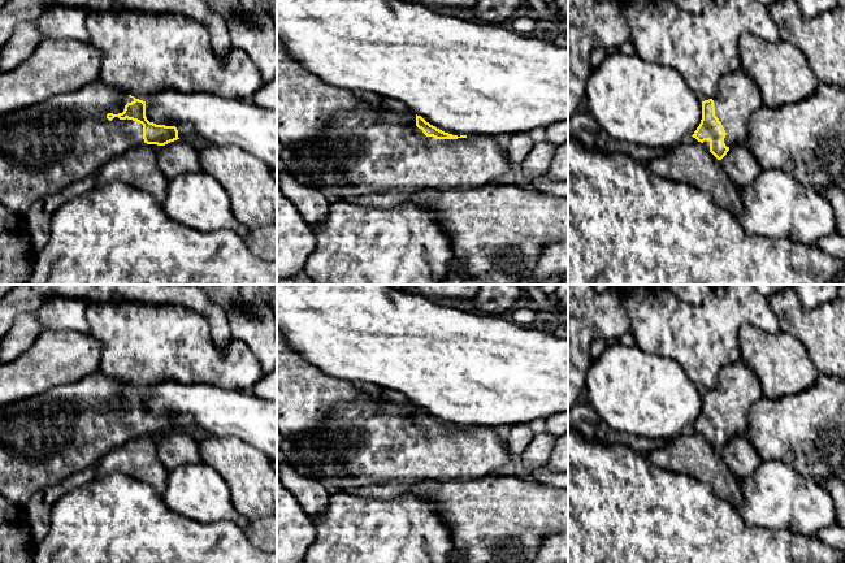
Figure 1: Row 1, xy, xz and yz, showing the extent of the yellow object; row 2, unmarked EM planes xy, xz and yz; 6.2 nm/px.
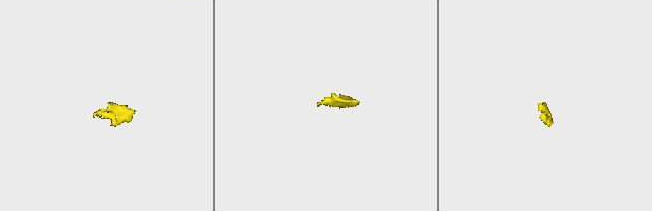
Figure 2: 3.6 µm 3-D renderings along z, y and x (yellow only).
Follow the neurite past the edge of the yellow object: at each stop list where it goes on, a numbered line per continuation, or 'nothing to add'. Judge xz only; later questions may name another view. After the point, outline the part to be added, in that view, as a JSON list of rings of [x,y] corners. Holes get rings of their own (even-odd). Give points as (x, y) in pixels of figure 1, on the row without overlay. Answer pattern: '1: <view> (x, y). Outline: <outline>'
1: xz (375, 441). Outline: [[[364,393],[352,402],[341,402],[334,415],[324,424],[324,436],[316,438],[302,438],[294,442],[283,438],[277,451],[277,463],[290,464],[302,475],[317,480],[332,476],[351,476],[359,484],[373,485],[387,481],[416,482],[421,480],[438,481],[471,481],[497,475],[497,471],[511,463],[511,452],[506,442],[498,438],[495,429],[473,426],[469,430],[436,430],[426,428],[416,417],[416,406],[411,402],[394,404],[382,398],[374,399]]]

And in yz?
1: yz (737, 388). Outline: [[[741,360],[723,367],[712,391],[715,407],[727,424],[725,437],[731,439],[745,434],[750,407],[763,397],[760,382],[753,369]]]

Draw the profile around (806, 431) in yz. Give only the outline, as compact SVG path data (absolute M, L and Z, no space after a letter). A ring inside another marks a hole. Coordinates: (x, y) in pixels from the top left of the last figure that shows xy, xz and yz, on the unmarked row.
M819 373L806 390L779 399L762 397L749 411L745 434L763 460L776 460L790 465L798 475L826 481L837 477L845 482L845 381Z

